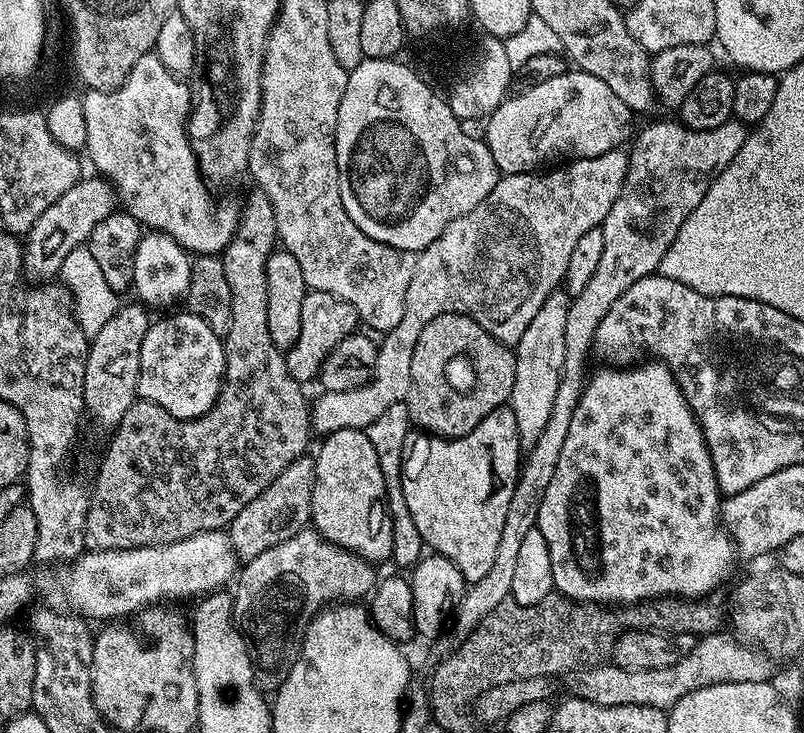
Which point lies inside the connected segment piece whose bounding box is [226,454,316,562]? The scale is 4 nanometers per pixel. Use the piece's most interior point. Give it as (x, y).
(285, 507)

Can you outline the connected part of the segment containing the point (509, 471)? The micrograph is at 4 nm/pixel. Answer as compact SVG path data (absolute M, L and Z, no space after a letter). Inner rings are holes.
M510 406L486 414L486 418L482 418L482 422L478 422L478 426L474 426L474 430L465 436L445 438L420 434L417 440L415 437L409 443L404 453L402 495L414 518L414 526L418 526L418 534L422 534L425 545L435 555L444 556L454 562L454 566L458 566L468 584L483 578L494 562L498 538L502 538L502 522L506 522L506 510L510 506L510 498L514 498L521 463L518 422Z

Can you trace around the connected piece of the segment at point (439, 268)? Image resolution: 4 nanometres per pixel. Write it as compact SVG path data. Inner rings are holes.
M615 148L606 154L598 154L598 158L574 160L551 170L501 175L494 190L490 190L490 194L486 194L486 198L478 202L470 214L462 214L462 218L450 222L450 226L446 226L446 230L442 230L442 234L417 255L414 278L410 278L410 290L406 290L402 322L398 322L398 326L394 326L394 330L387 332L379 341L380 353L372 381L354 390L321 391L320 397L310 404L311 427L315 431L317 428L320 434L347 428L367 430L374 418L380 417L390 406L401 403L410 390L410 362L414 358L418 334L422 334L424 327L442 314L460 312L474 318L474 322L478 322L478 326L482 326L482 330L489 332L498 342L516 345L526 326L530 326L534 314L538 314L542 302L546 302L549 294L561 287L570 254L582 234L601 227L606 214L610 214L610 206L614 206L618 194L622 194L628 155L627 151Z

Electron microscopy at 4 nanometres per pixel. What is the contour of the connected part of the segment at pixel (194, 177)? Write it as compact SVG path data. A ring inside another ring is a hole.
M149 54L138 58L138 62L134 62L134 70L130 70L128 79L120 85L106 92L97 92L88 90L83 93L82 99L86 116L86 134L88 135L88 143L86 145L86 153L92 159L92 164L99 175L105 177L111 182L112 187L116 189L116 198L119 207L123 211L131 214L137 222L145 229L164 232L170 238L174 238L174 242L178 242L190 254L199 254L201 256L215 256L223 253L225 246L230 242L230 238L236 233L236 227L240 225L240 214L242 211L239 203L231 204L230 201L224 200L221 204L215 204L209 185L203 176L200 175L200 167L196 165L196 156L192 152L192 147L188 141L188 114L192 110L192 89L187 83L184 84L177 73L166 70L166 66L162 66L160 59L154 54Z

